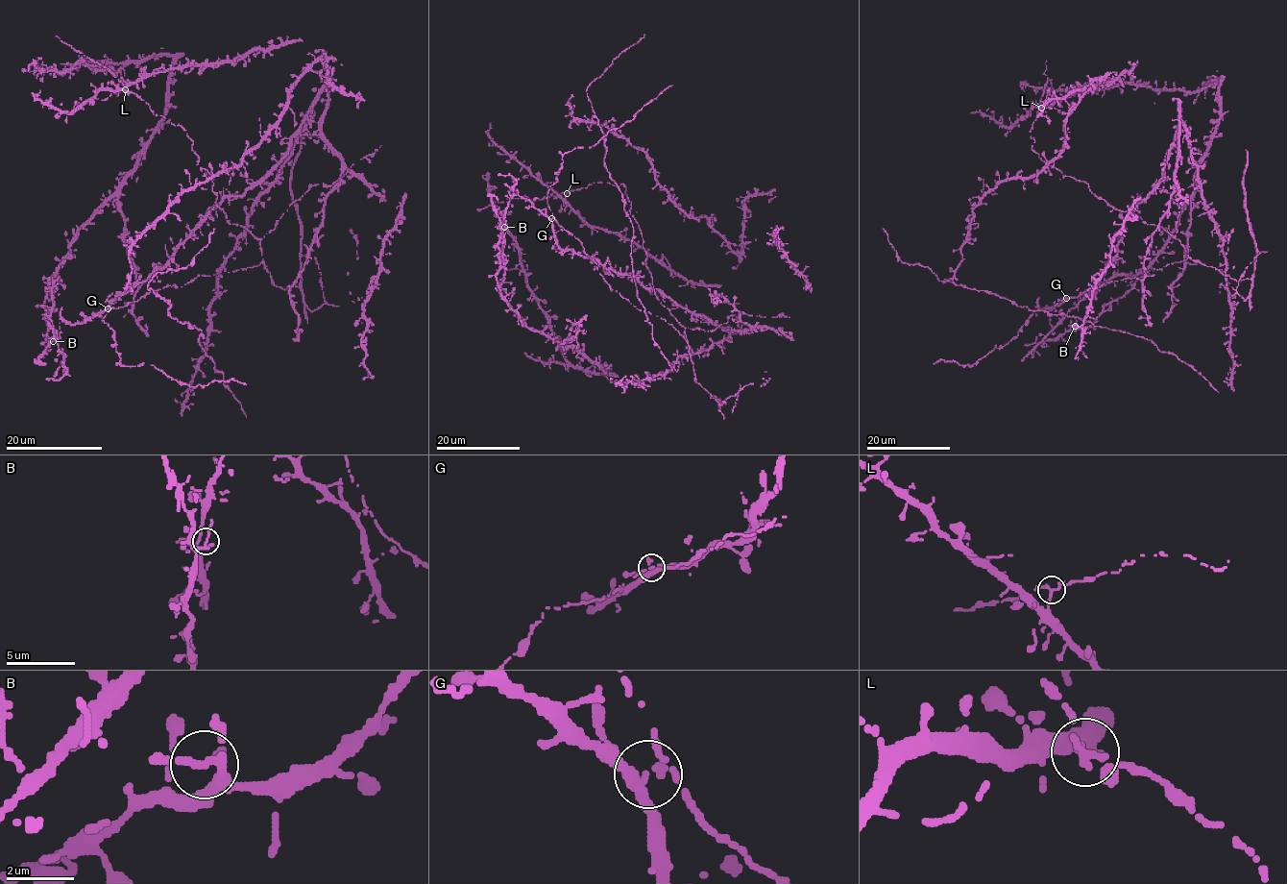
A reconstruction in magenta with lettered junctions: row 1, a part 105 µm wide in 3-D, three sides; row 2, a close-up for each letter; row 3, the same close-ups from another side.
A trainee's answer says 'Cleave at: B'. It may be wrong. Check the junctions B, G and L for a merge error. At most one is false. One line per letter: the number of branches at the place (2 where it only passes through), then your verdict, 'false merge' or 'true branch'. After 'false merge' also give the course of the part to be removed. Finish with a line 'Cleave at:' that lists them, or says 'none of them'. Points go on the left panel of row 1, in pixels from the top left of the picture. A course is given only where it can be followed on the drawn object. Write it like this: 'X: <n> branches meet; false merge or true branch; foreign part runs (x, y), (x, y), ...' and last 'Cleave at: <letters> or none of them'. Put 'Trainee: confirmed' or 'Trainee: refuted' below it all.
B: 3 branches meet; true branch
G: 3 branches meet; true branch
L: 3 branches meet; true branch
Cleave at: none of them
Trainee: refuted

